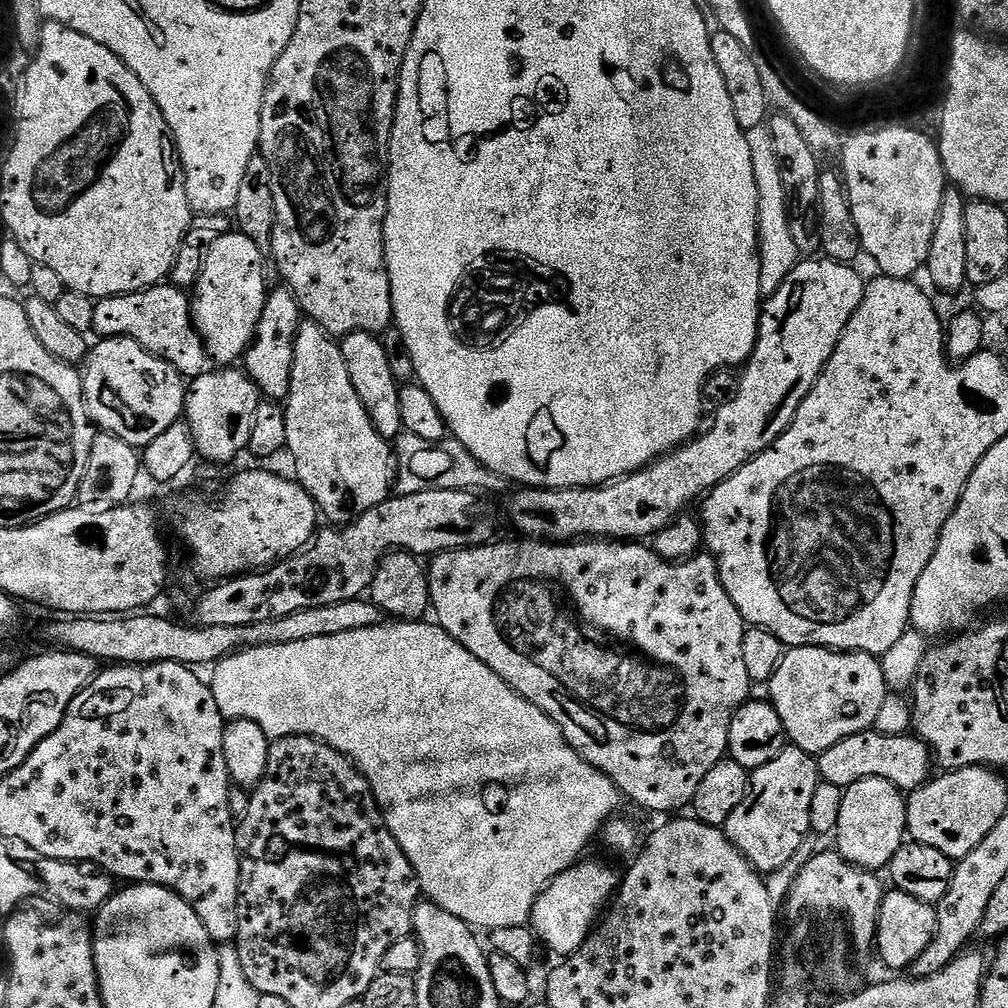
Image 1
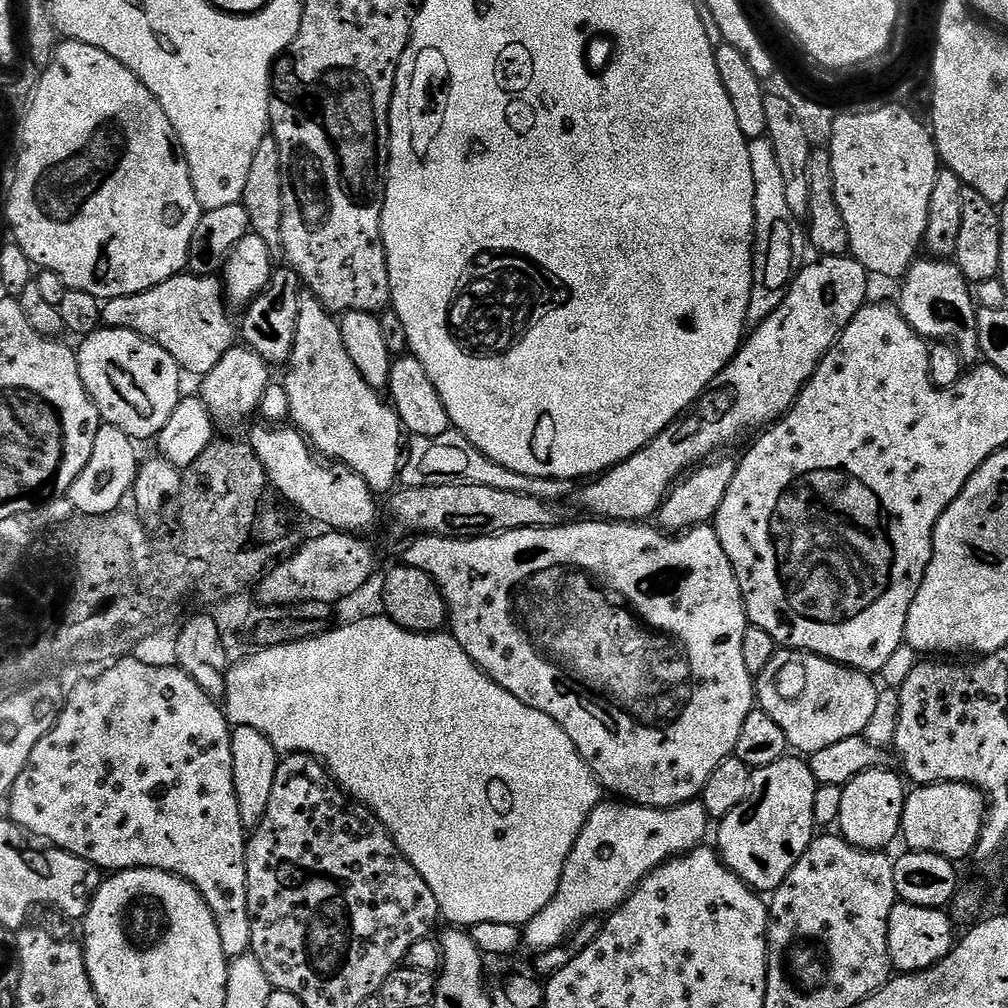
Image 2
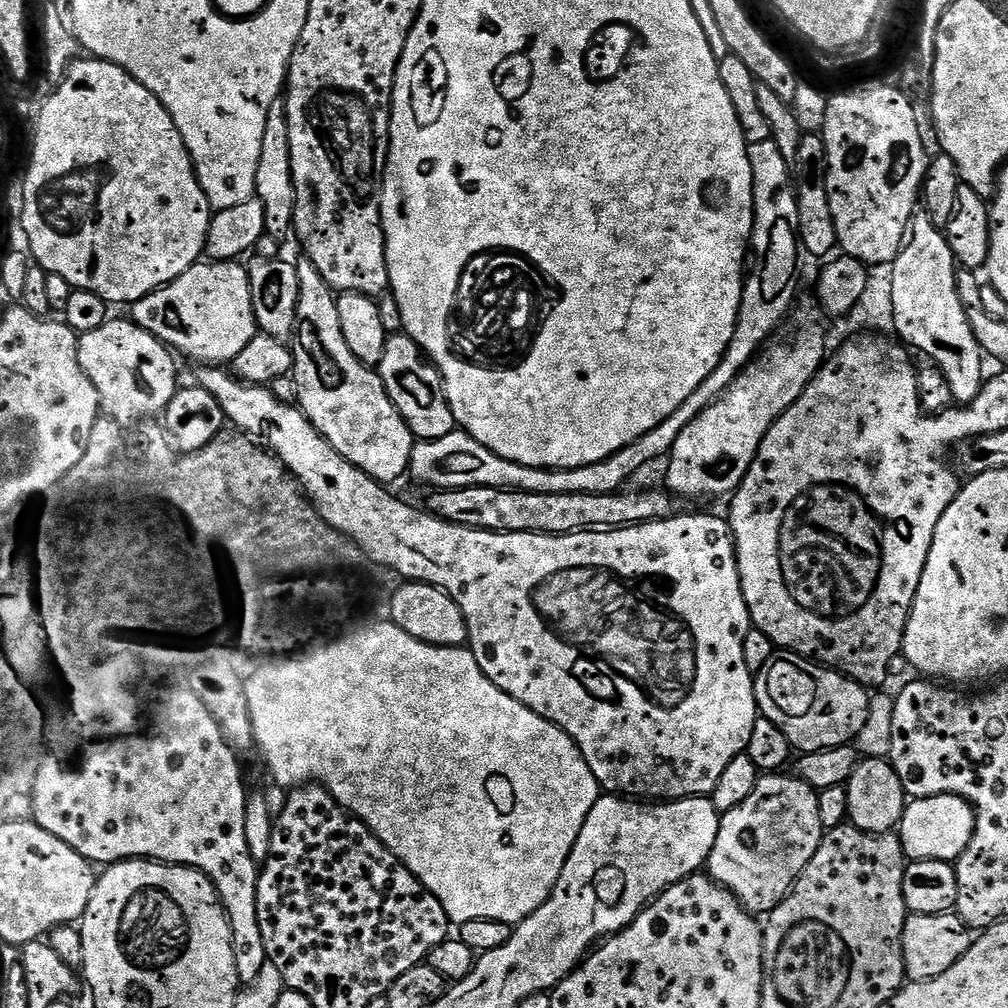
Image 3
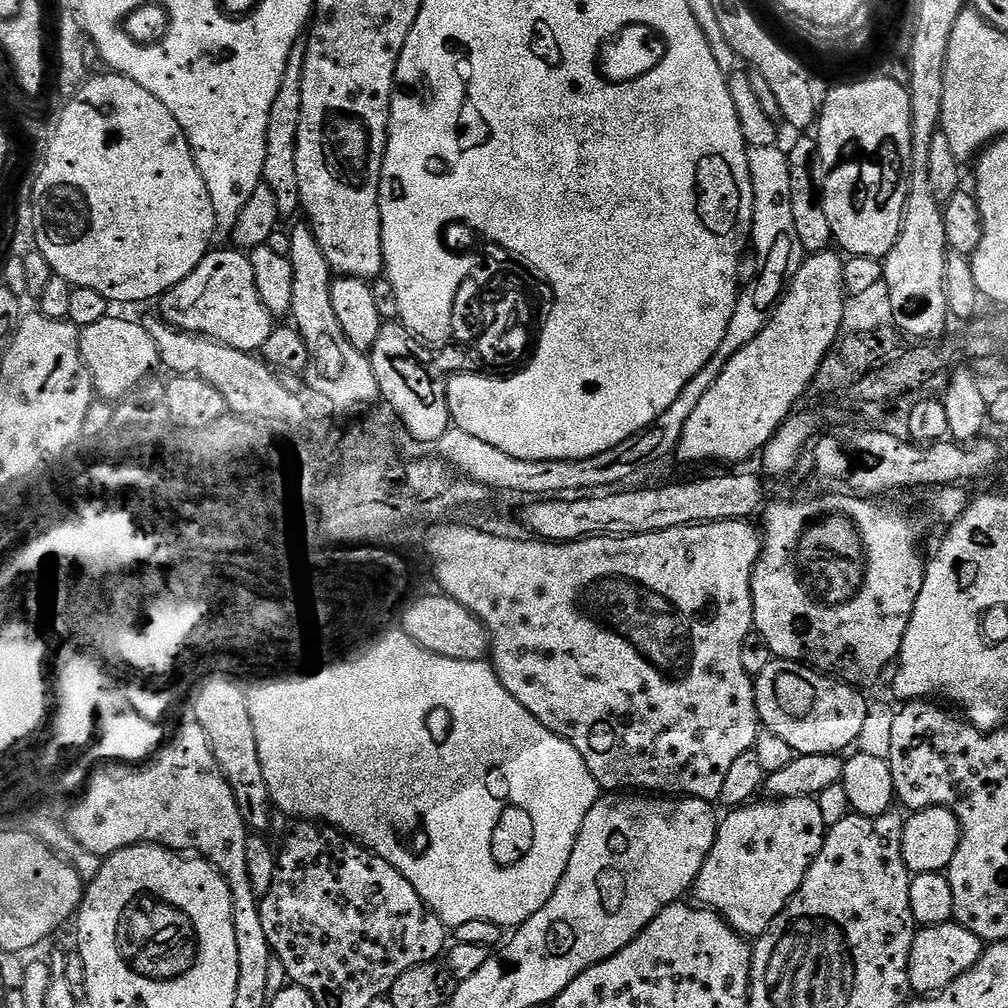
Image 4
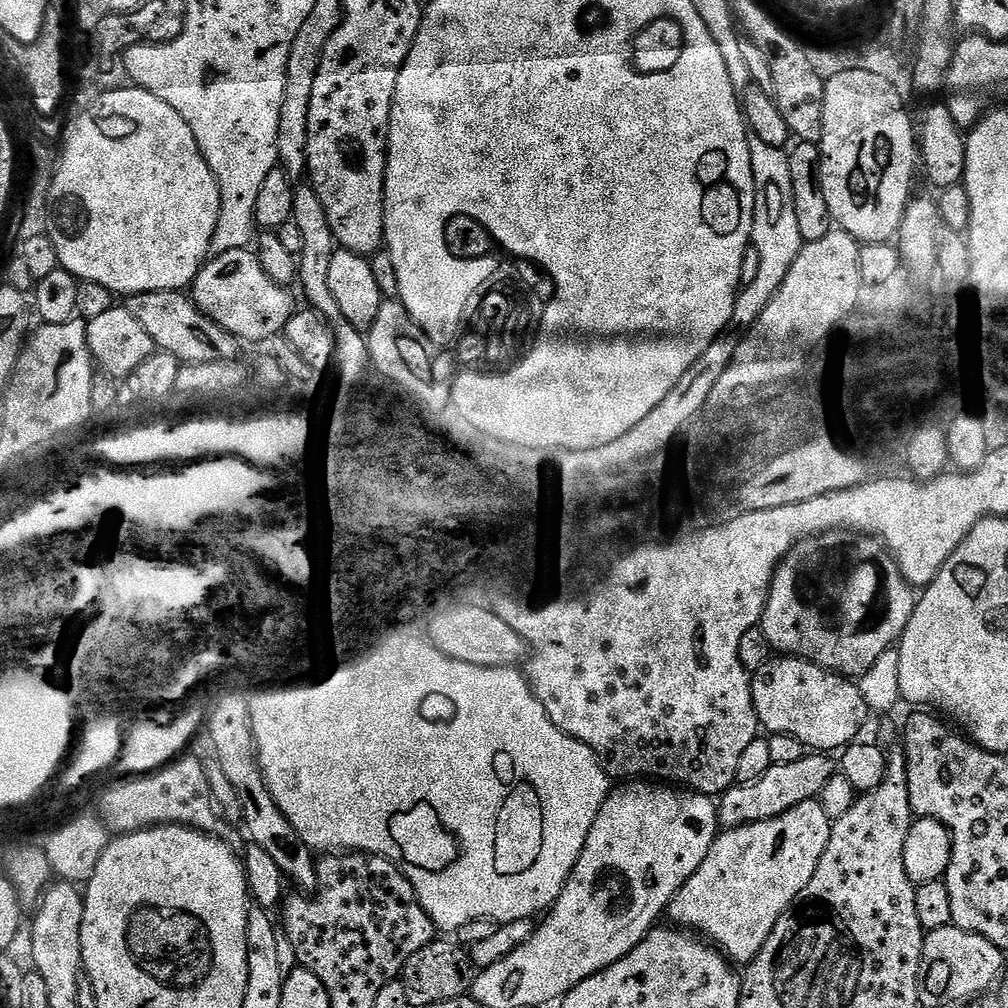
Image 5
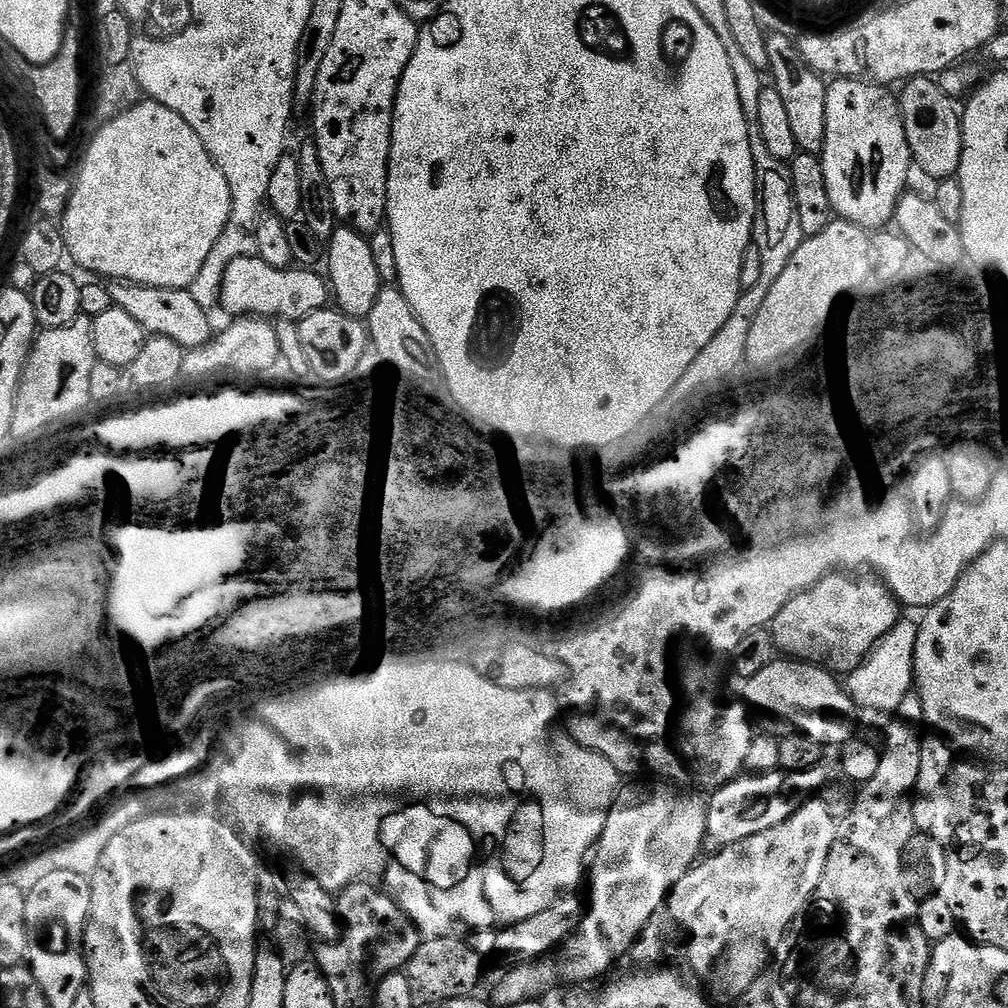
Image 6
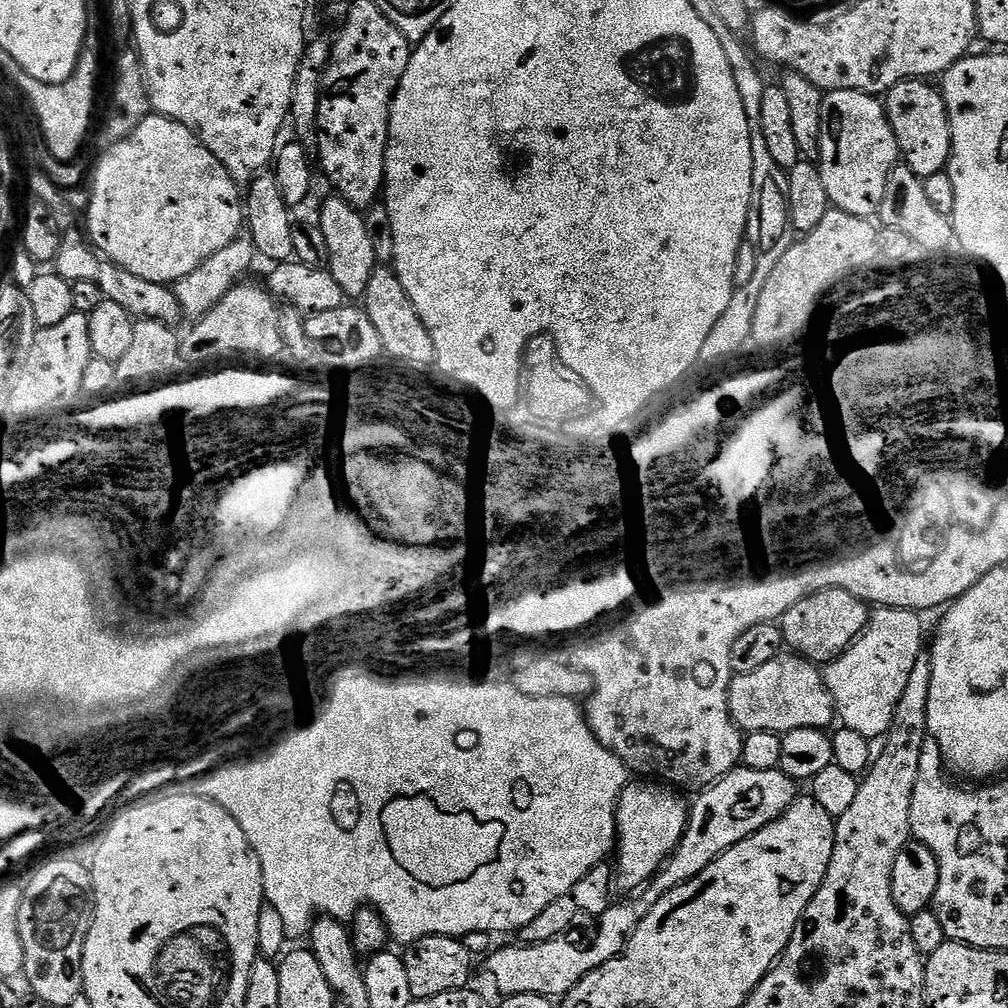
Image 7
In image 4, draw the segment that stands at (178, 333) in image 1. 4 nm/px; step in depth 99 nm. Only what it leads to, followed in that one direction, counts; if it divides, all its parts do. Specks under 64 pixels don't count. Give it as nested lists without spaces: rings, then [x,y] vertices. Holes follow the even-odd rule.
[[[228,246],[221,248],[224,248],[221,252],[209,251],[208,255],[202,258],[202,262],[198,262],[198,266],[186,279],[178,282],[178,286],[174,286],[159,297],[159,315],[172,327],[180,329],[181,332],[198,332],[200,335],[209,336],[211,340],[222,342],[234,350],[259,353],[263,349],[266,338],[270,338],[272,333],[273,314],[264,305],[258,294],[258,285],[254,282],[254,266],[251,259],[243,251],[233,250]]]

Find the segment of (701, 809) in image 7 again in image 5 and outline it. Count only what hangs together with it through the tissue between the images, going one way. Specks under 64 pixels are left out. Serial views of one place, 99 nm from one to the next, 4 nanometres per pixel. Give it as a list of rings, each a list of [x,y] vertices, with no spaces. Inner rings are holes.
[[[806,754],[798,758],[798,762],[790,762],[786,766],[773,764],[762,778],[753,784],[736,784],[728,789],[718,800],[718,815],[725,829],[741,828],[754,822],[766,822],[770,818],[778,818],[786,814],[794,806],[807,800],[815,800],[820,795],[822,786],[830,782],[834,774],[834,760],[828,754]]]

